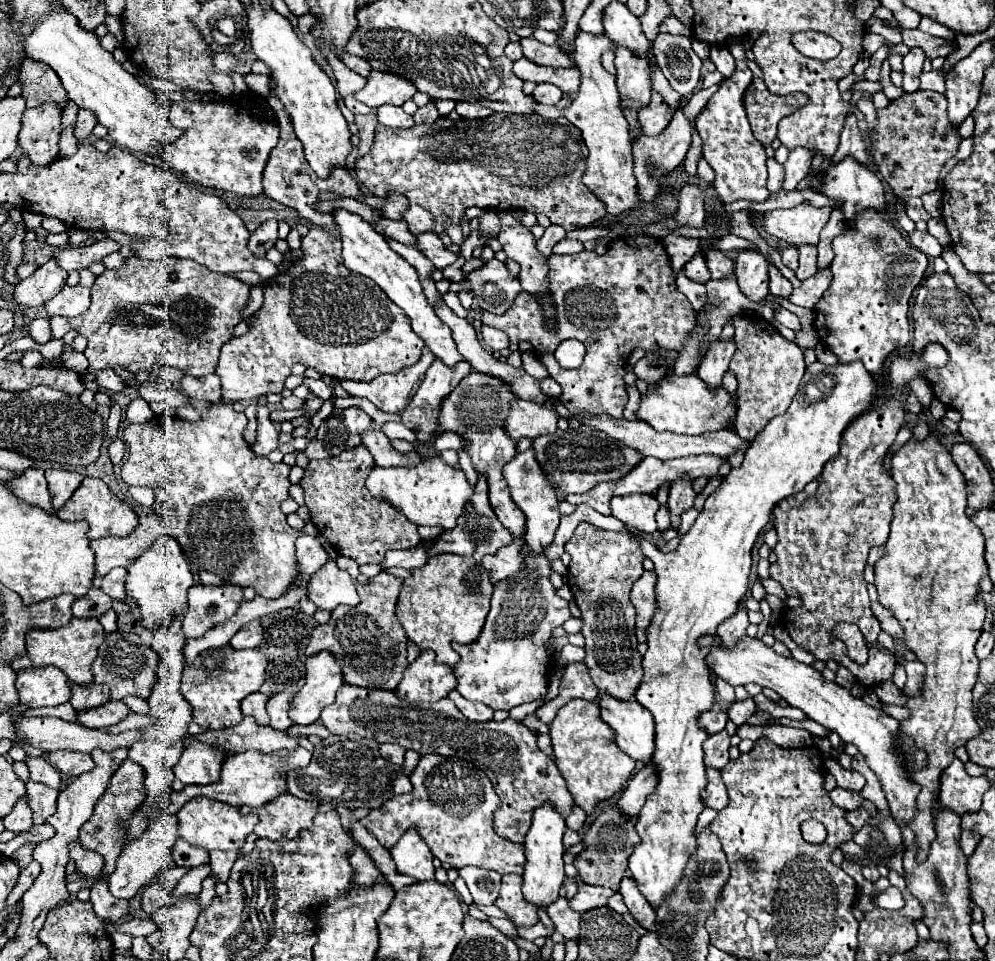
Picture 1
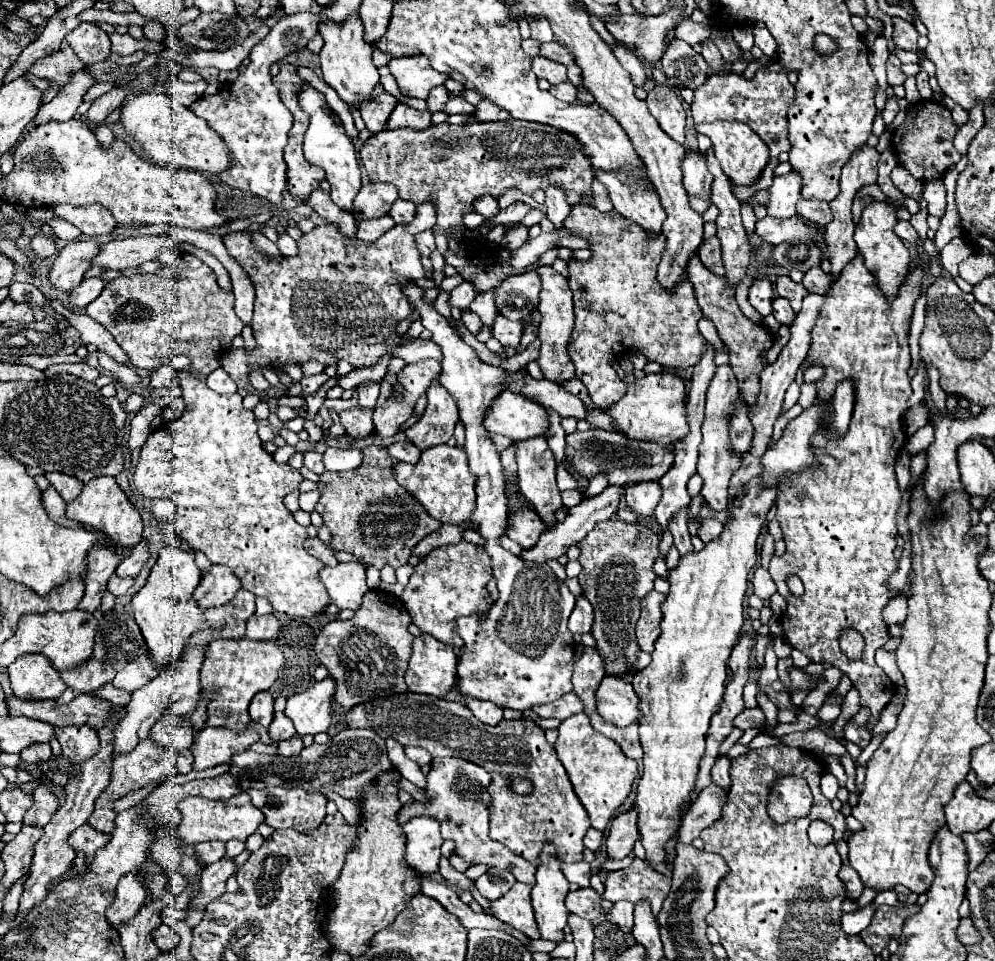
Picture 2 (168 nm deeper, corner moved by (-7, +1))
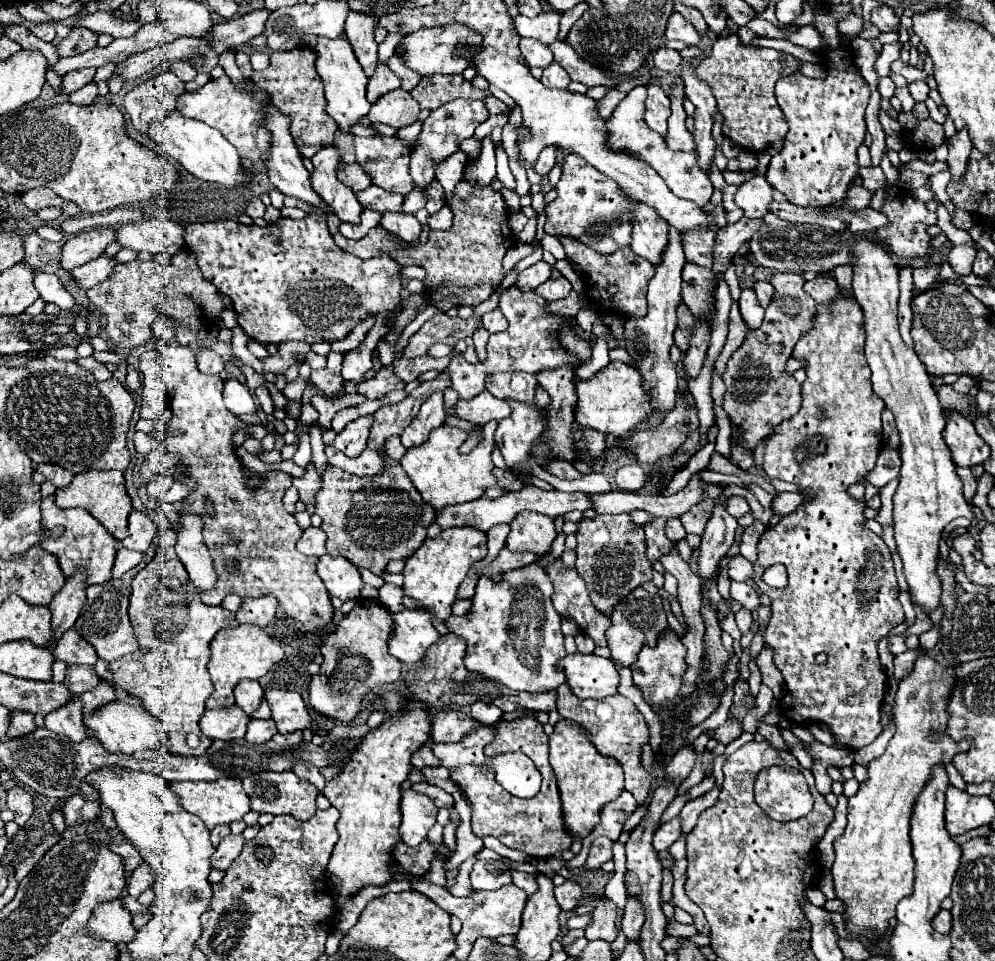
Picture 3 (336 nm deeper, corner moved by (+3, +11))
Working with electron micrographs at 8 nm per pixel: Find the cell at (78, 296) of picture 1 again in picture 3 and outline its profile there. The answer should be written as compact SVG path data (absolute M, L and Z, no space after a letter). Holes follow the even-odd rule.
M103 254L99 258L95 258L93 262L87 262L79 268L75 268L71 272L71 278L75 280L77 286L81 286L83 290L89 290L89 288L97 286L99 282L103 282L113 272L113 266L115 266L115 260Z

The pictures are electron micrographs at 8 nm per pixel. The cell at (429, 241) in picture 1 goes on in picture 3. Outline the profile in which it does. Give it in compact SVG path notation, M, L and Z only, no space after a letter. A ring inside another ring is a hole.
M387 212L381 218L381 226L393 234L397 234L405 242L413 242L421 234L421 224L413 214L403 214L403 212Z

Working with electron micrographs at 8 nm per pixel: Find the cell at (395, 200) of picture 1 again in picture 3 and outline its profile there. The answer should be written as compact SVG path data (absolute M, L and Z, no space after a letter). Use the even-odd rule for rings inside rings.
M343 164L343 170L339 172L339 180L343 184L347 184L349 188L353 188L355 194L359 194L361 190L367 190L369 186L373 186L371 176L359 164Z

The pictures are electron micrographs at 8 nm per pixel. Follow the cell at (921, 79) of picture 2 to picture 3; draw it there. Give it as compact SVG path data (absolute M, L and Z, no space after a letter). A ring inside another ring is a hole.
M923 80L911 82L907 88L909 88L911 96L915 98L915 102L925 102L925 100L927 100L927 94L929 94L929 86L927 86Z

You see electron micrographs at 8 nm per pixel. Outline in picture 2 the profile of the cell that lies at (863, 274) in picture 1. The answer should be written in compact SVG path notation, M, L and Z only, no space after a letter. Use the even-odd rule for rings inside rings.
M855 256L843 270L841 276L835 280L825 304L819 308L817 322L811 330L811 348L807 352L807 360L803 362L805 368L821 366L825 368L823 378L815 382L817 396L813 404L823 406L825 418L831 418L833 412L829 410L829 400L837 390L837 384L843 380L853 380L855 384L855 406L849 430L841 438L827 438L815 434L813 452L817 464L811 468L805 466L799 472L785 472L779 482L777 492L777 520L783 530L783 538L787 550L783 556L773 556L769 564L769 572L773 582L777 584L777 592L787 600L783 624L783 636L787 642L801 650L811 662L815 664L831 664L847 674L859 692L859 706L869 708L869 722L865 728L873 732L875 722L879 720L883 708L895 694L893 682L887 674L875 664L875 652L885 646L889 640L887 624L883 620L883 608L895 594L889 592L889 576L897 572L899 560L893 556L895 550L895 536L897 536L897 506L901 500L901 492L897 488L895 478L895 460L899 450L905 444L905 430L903 430L903 414L907 410L907 400L911 396L911 378L907 370L911 366L909 356L909 324L913 316L913 304L921 294L921 280L925 278L925 266L917 264L909 272L909 280L901 286L899 298L895 302L887 302L881 292L877 292L877 282L873 282L873 274L861 264L861 256ZM789 574L797 574L803 580L805 594L795 598L789 594L785 586L785 578ZM847 628L857 628L857 632L865 638L863 660L849 660L839 648L839 636Z

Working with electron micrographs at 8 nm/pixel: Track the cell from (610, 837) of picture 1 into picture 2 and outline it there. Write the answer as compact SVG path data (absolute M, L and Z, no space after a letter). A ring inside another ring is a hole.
M635 858L627 870L609 872L605 876L603 898L609 902L629 900L633 904L647 900L657 920L657 914L669 890L671 890L671 880L665 874L651 870L643 860Z

